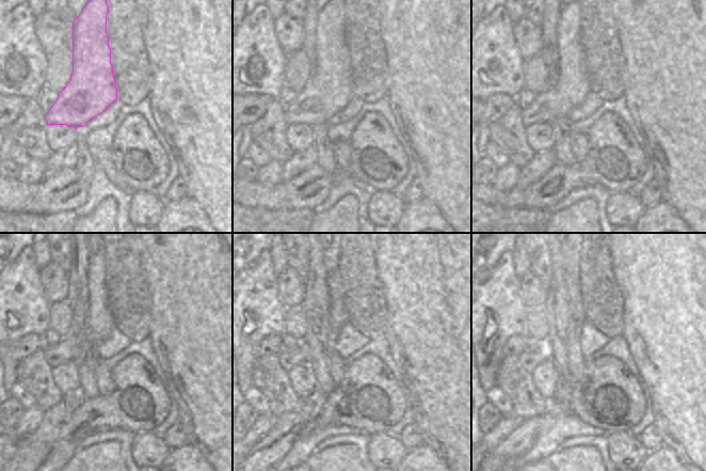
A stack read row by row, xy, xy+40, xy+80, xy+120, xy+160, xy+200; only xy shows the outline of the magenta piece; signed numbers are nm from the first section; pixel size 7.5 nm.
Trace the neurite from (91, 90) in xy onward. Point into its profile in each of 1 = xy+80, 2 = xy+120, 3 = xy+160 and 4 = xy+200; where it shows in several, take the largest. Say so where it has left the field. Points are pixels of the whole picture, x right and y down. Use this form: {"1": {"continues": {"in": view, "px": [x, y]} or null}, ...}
{"1": {"continues": {"in": "xy+80", "px": [558, 100]}}, "2": {"continues": {"in": "xy+120", "px": [99, 324]}}, "3": {"continues": {"in": "xy+160", "px": [337, 314]}}, "4": {"continues": {"in": "xy+200", "px": [529, 360]}}}

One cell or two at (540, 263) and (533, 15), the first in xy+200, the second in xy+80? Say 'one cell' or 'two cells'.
one cell

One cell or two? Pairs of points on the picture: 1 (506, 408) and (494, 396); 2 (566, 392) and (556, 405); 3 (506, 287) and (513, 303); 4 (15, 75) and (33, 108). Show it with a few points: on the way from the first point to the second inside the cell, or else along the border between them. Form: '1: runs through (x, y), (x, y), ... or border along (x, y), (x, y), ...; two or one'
1: runs through (502, 405), (497, 399); one
2: runs through (563, 395), (559, 402); one
3: runs through (506, 292), (506, 296), (509, 299); one
4: border along (28, 98), (37, 99); two

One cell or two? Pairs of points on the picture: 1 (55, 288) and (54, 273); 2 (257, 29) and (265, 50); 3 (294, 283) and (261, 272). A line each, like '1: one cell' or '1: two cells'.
1: one cell
2: one cell
3: two cells

